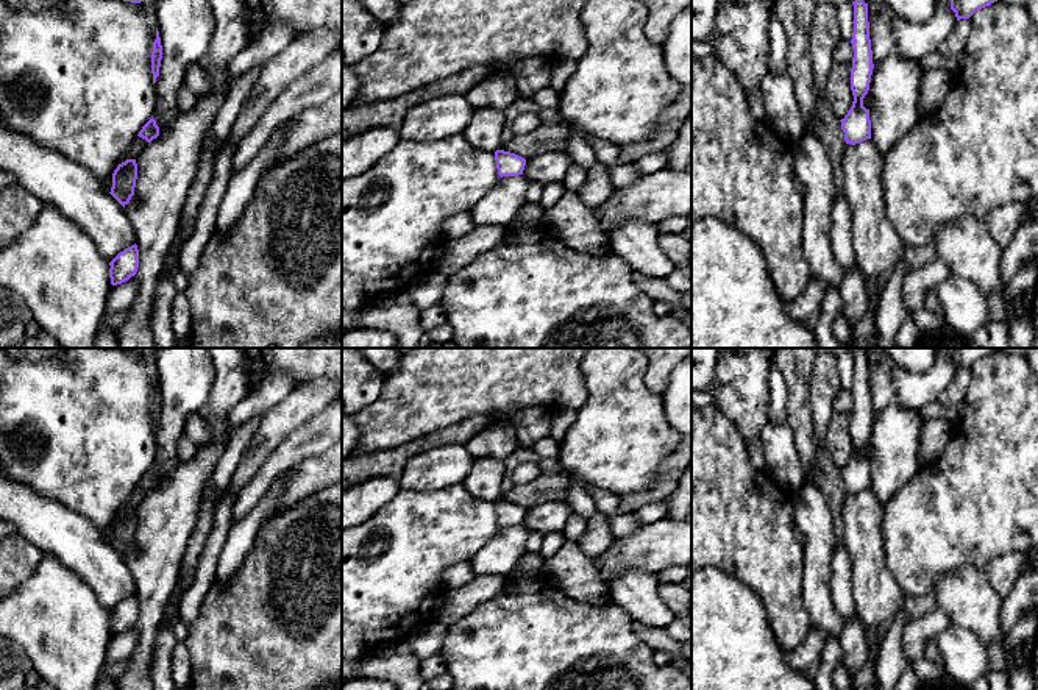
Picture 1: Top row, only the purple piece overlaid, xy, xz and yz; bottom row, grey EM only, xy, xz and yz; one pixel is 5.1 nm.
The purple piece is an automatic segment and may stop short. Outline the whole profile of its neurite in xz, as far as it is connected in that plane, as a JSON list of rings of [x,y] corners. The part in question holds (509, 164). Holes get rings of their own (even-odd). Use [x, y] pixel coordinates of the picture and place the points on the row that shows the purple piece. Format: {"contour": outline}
{"contour": [[[496,150],[495,151],[495,161],[496,161],[496,169],[498,175],[503,176],[518,176],[523,173],[526,159],[504,150]]]}

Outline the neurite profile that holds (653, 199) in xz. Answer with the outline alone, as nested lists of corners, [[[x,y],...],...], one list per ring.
[[[659,170],[645,175],[631,186],[615,189],[604,205],[595,208],[595,217],[604,233],[621,222],[637,220],[659,225],[670,217],[691,214],[691,172]]]

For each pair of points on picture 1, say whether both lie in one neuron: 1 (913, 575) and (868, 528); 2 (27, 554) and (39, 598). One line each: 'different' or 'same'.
1: different
2: different

